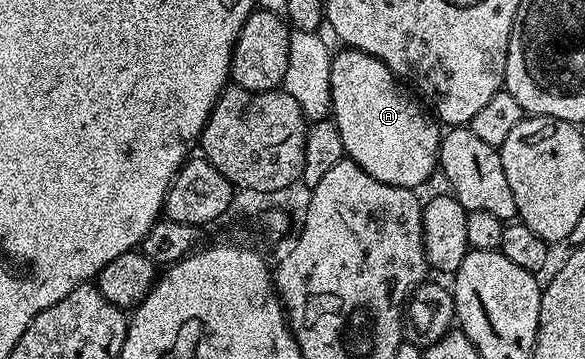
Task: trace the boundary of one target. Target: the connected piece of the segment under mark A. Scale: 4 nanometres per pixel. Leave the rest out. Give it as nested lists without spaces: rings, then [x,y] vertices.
[[[344,47],[339,51],[343,52],[336,51],[331,57],[331,111],[341,134],[346,159],[361,166],[361,170],[377,178],[377,182],[385,182],[389,186],[422,189],[422,184],[437,172],[440,125],[432,119],[428,109],[393,75],[389,66],[385,66],[385,62],[356,48]]]

